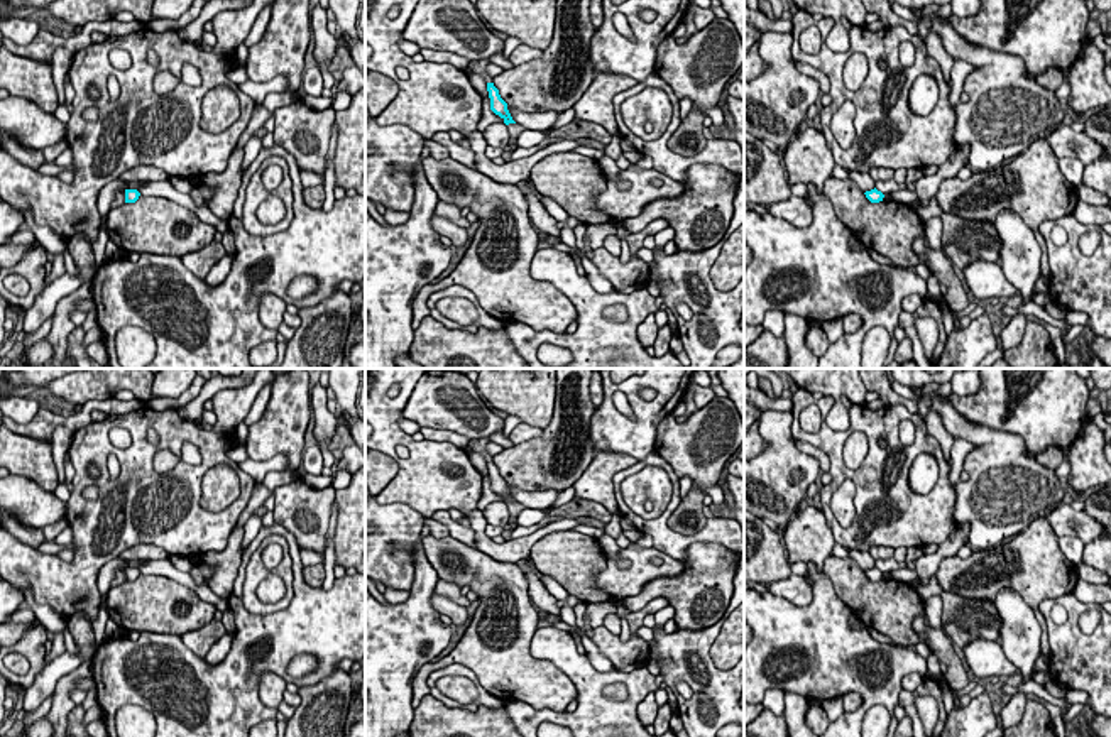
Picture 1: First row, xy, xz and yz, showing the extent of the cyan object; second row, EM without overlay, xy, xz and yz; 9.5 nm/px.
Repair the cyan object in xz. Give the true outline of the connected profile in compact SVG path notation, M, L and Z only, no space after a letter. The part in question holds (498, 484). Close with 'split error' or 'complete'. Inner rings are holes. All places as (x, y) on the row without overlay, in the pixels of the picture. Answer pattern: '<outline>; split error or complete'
M487 461L487 470L490 477L490 489L499 494L506 504L516 502L507 489L507 482L501 477L499 468L494 461Z; complete

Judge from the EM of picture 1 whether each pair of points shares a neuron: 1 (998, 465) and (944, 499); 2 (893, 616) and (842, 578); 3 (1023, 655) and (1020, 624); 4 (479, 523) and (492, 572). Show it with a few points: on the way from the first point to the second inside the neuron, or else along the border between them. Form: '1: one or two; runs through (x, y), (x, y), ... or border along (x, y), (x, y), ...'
1: two; border along (956, 487), (954, 523)
2: one; runs through (881, 605), (863, 597), (854, 589)
3: one; runs through (1022, 648), (1020, 631)
4: two; border along (476, 548), (496, 560), (516, 563)

